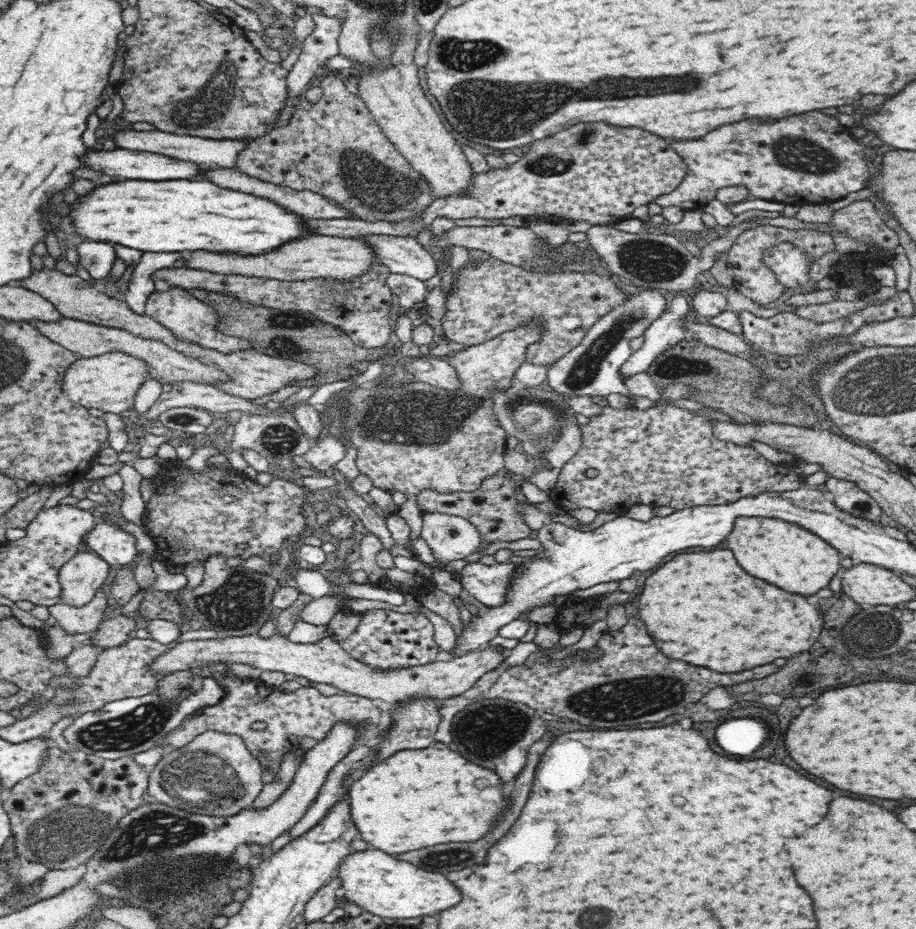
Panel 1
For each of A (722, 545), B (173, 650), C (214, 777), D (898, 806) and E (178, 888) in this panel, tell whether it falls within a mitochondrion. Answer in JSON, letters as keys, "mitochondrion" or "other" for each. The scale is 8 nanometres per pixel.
{"A":"other","B":"other","C":"mitochondrion","D":"other","E":"mitochondrion"}

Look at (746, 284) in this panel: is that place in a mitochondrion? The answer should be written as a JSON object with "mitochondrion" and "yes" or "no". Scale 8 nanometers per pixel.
{"mitochondrion":"no"}

